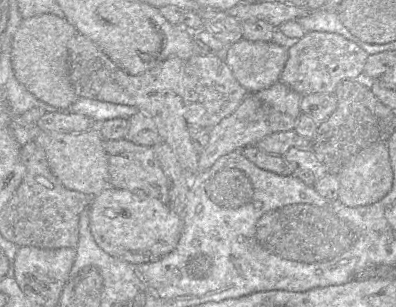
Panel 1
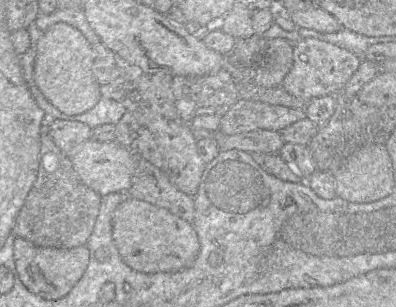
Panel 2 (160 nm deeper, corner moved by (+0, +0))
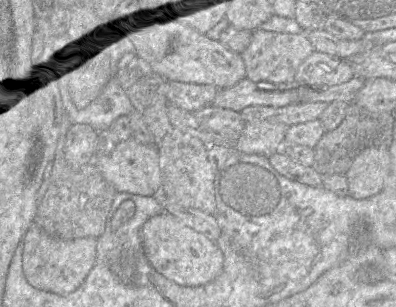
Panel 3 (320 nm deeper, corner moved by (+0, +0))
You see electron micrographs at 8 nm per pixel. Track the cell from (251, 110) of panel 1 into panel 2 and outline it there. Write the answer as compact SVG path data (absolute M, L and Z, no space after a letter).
M239 99L221 116L219 131L227 135L261 129L280 132L306 117L304 109Z

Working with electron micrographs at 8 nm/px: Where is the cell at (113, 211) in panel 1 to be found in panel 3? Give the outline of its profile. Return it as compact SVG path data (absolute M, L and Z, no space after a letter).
M163 211L149 218L141 228L145 255L152 267L181 286L202 286L222 271L224 255L216 242Z

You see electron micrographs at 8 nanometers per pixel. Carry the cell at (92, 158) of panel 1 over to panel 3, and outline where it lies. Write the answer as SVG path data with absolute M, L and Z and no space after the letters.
M134 138L119 141L113 150L105 155L95 155L93 164L117 192L128 192L142 196L156 196L162 190L162 171L159 152L154 144L142 144Z

